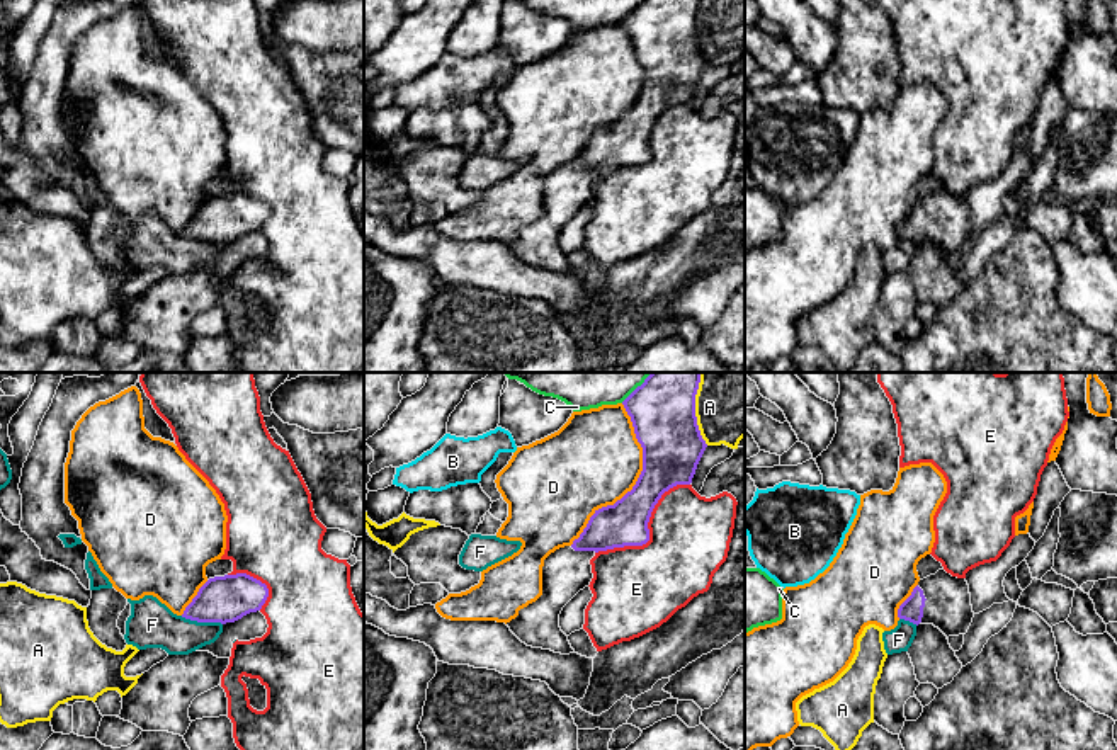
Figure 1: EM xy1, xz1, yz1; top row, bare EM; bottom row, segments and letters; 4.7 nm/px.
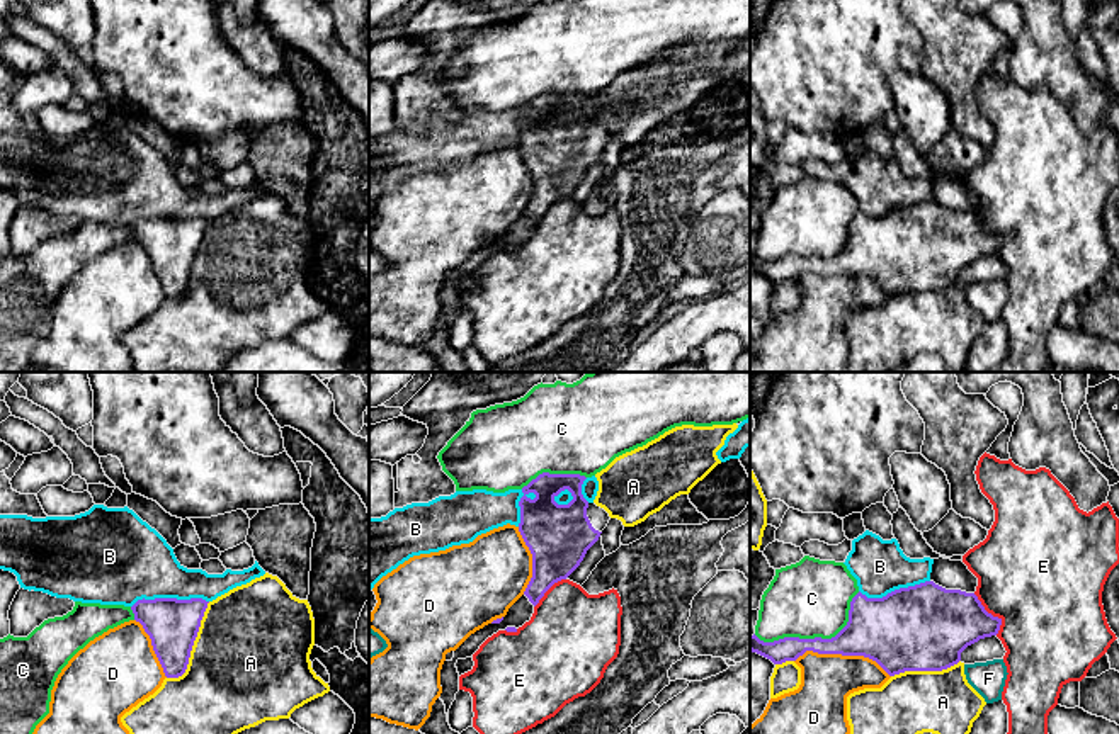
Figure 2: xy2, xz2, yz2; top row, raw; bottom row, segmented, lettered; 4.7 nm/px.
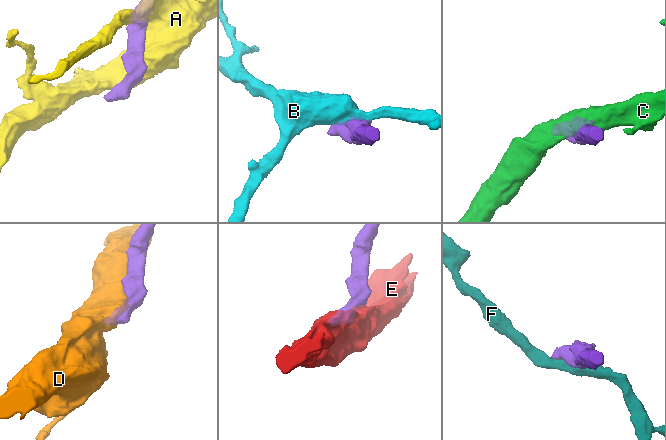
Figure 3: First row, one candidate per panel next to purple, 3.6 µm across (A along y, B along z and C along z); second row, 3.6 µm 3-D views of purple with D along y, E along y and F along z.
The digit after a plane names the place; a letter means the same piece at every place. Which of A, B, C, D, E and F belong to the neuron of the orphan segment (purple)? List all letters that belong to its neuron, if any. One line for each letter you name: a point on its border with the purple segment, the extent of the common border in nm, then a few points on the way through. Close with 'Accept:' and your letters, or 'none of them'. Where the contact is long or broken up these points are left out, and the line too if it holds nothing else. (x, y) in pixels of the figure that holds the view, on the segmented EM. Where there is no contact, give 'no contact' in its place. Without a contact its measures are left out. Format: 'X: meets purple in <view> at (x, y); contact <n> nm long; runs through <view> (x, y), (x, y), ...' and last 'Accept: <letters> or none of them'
Accept: none of them

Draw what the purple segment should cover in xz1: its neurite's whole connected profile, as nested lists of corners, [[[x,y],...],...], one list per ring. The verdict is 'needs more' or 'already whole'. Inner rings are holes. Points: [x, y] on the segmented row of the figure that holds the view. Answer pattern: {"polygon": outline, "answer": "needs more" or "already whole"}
{"polygon": [[[651,372],[622,401],[643,447],[643,471],[621,500],[595,510],[571,546],[544,560],[542,595],[507,622],[527,646],[575,653],[559,628],[559,614],[590,585],[590,560],[598,551],[646,544],[648,522],[661,495],[677,485],[692,483],[707,447],[695,417],[699,383],[700,372]]], "answer": "needs more"}

